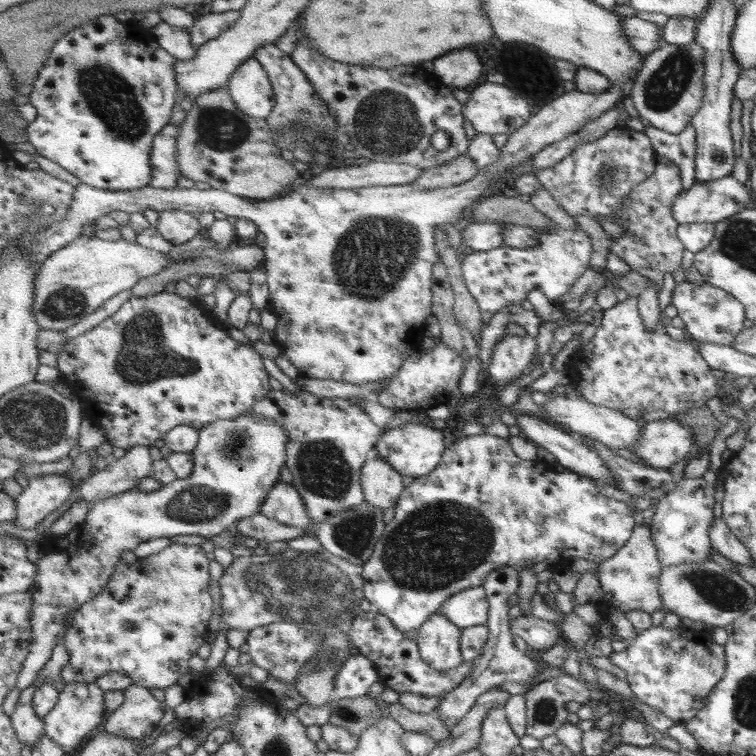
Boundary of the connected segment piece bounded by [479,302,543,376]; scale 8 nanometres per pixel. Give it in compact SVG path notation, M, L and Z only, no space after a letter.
M511 302L509 306L505 306L499 314L495 314L491 318L491 322L485 326L485 330L481 332L481 342L479 342L479 360L481 360L481 368L479 372L483 372L487 376L491 364L493 364L493 354L497 344L507 338L507 326L509 324L519 324L525 328L527 336L535 338L537 336L537 328L543 322L535 312L527 312L521 308L519 302Z

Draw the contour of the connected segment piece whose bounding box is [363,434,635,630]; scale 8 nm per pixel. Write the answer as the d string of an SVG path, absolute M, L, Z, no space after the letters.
M481 434L481 436L471 436L471 438L463 438L459 440L451 450L447 450L441 466L423 478L415 478L415 482L411 486L407 486L407 490L403 492L403 498L399 498L399 504L395 508L395 518L387 524L387 530L383 534L383 540L377 544L373 558L363 566L365 568L365 596L367 600L373 604L373 610L387 614L391 620L395 620L395 624L401 630L419 630L431 616L435 616L443 604L453 596L459 594L463 590L471 590L471 588L483 588L487 578L491 576L491 572L495 570L503 570L503 568L511 568L517 574L521 570L529 570L533 564L545 564L545 570L549 570L551 574L561 574L565 570L569 570L573 560L587 560L593 564L601 564L607 558L611 558L621 546L627 544L627 540L631 538L631 532L635 528L633 524L633 516L629 514L629 510L625 508L623 502L617 500L609 500L605 496L601 496L593 482L589 478L571 474L571 472L551 472L547 470L547 462L543 462L543 482L537 484L535 476L537 474L537 466L533 462L523 462L519 460L513 452L511 452L511 442L499 436L491 436L491 434Z

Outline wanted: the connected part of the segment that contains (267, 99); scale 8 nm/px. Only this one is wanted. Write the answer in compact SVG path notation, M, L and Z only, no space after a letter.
M249 58L231 78L229 94L237 106L259 120L267 120L275 110L275 88L261 60Z

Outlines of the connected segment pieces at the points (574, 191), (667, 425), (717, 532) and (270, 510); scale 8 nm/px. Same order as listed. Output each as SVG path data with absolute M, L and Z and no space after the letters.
M615 126L601 138L577 146L571 156L557 162L557 166L539 170L533 176L569 216L589 216L595 222L603 218L617 224L625 214L627 196L655 172L655 166L657 154L653 152L649 136L637 128Z
M677 418L653 420L641 426L643 440L635 446L633 454L645 460L649 468L667 470L671 464L681 462L695 450L695 434Z
M715 520L707 534L709 534L709 540L711 540L715 552L719 552L733 566L755 568L755 562L751 560L751 552L729 532L729 528L723 520Z
M279 482L271 490L267 502L263 504L263 516L279 520L287 526L295 526L307 532L307 536L317 536L319 522L309 514L303 496L293 484Z

